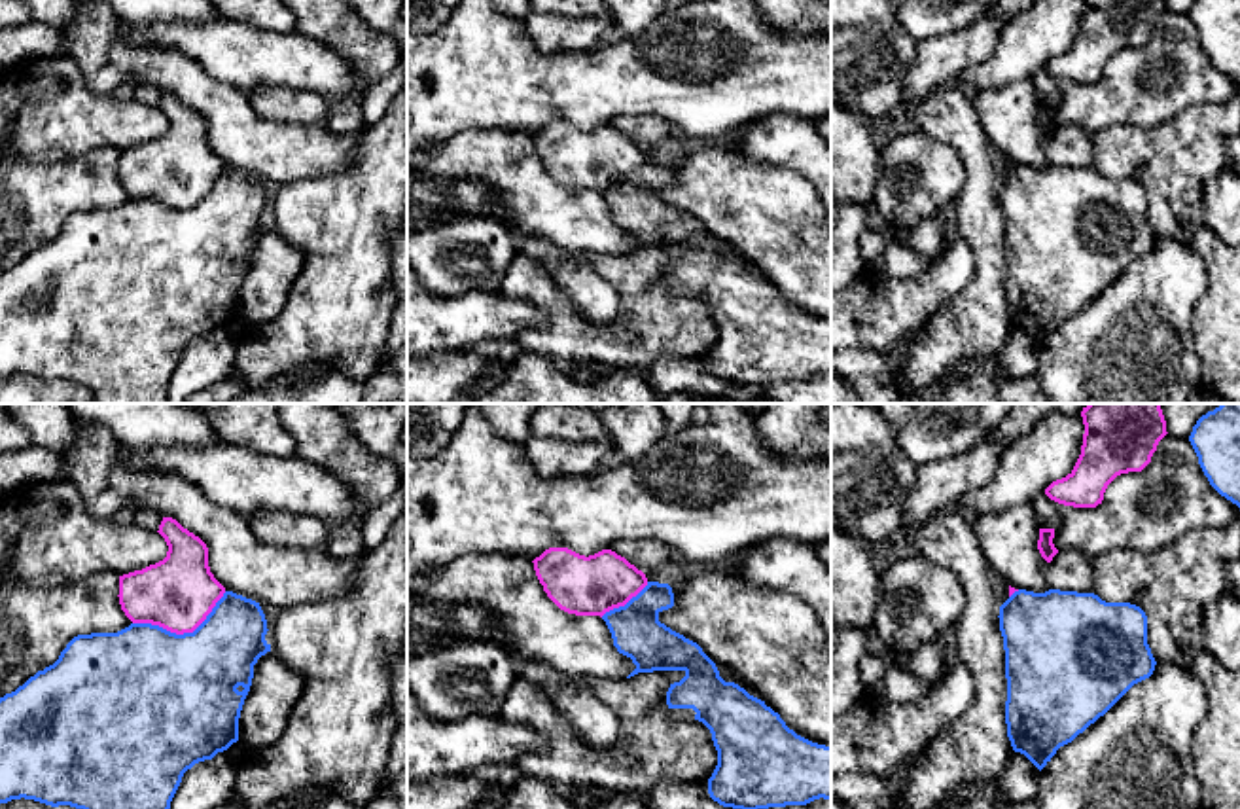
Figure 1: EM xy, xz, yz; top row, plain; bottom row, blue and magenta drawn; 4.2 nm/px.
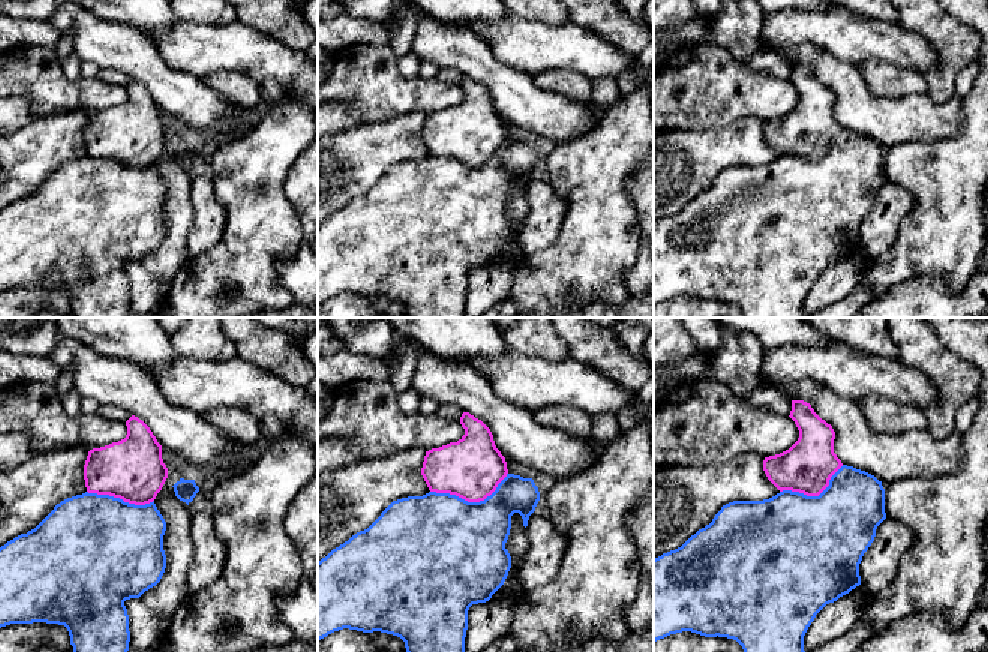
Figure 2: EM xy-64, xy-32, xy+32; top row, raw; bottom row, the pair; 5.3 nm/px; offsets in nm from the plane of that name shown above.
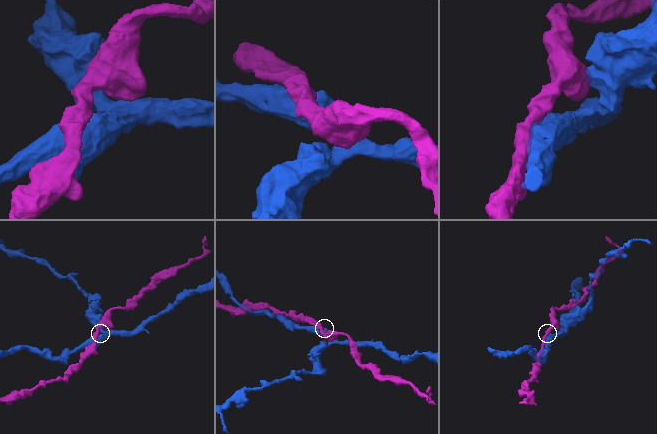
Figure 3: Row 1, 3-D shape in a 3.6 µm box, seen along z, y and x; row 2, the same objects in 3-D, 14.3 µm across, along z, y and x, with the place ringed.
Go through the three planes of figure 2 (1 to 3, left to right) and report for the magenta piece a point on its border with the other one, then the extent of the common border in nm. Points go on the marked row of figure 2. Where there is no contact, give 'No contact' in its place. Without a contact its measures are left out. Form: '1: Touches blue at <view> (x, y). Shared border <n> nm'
1: Touches blue at xy-64 (119, 498). Shared border 360 nm
2: Touches blue at xy-32 (471, 502). Shared border 420 nm
3: Touches blue at xy+32 (813, 496). Shared border 380 nm

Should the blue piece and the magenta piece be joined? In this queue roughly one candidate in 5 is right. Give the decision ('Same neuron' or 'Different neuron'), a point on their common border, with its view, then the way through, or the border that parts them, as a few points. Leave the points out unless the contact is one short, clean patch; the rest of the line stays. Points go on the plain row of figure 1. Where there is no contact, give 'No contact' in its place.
Different neuron. Touches blue at xy (184, 209)

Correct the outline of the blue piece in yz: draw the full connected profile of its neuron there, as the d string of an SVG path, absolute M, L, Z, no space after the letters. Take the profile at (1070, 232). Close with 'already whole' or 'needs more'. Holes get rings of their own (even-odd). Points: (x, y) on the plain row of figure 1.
M1019 165L1000 182L998 193L1005 225L1007 313L1013 326L1024 330L1039 347L1060 322L1104 292L1134 260L1149 254L1157 241L1147 220L1147 191L1130 178L1106 178L1094 169Z; already whole

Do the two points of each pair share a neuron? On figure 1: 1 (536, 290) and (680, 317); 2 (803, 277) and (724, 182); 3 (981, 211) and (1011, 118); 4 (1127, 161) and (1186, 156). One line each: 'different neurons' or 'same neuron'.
1: same neuron
2: same neuron
3: different neurons
4: same neuron

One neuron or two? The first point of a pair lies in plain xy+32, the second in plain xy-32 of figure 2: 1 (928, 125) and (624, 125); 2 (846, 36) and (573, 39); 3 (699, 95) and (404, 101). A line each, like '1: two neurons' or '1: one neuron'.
1: two neurons
2: one neuron
3: one neuron

